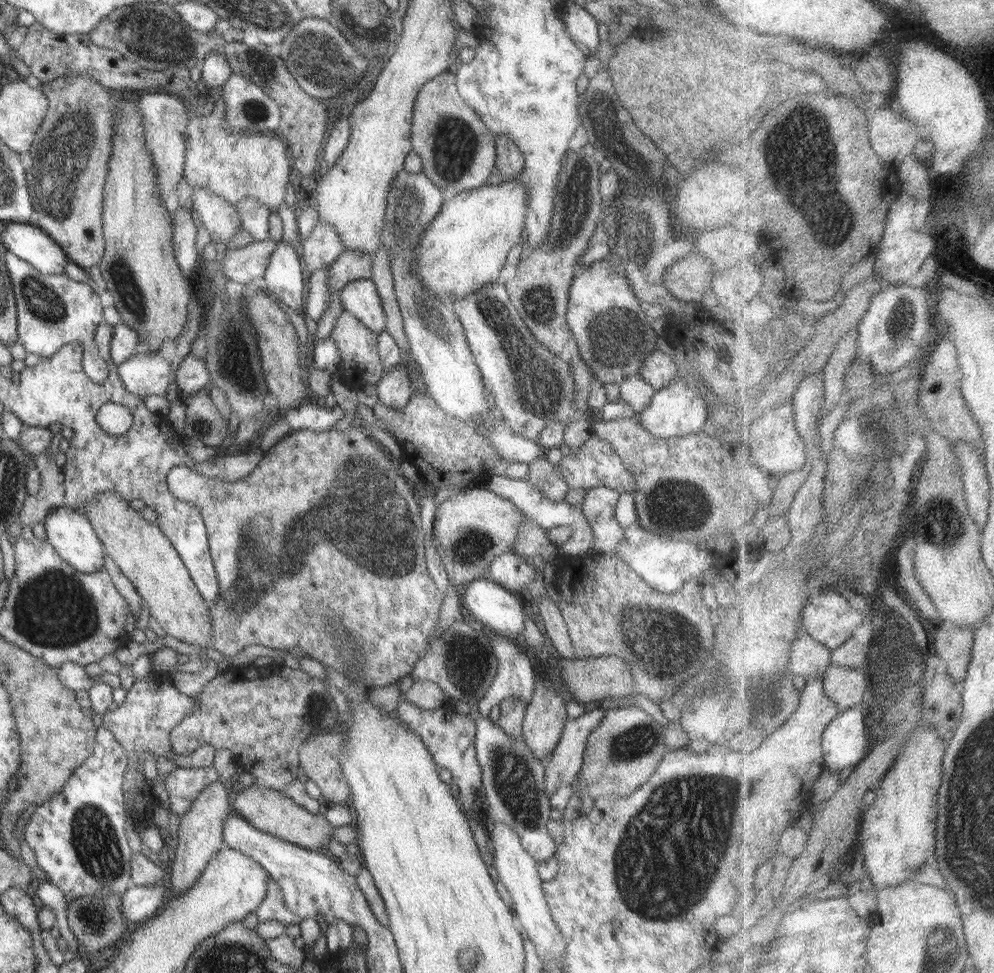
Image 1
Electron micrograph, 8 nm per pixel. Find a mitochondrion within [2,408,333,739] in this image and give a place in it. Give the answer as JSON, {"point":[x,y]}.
{"point":[53,611]}

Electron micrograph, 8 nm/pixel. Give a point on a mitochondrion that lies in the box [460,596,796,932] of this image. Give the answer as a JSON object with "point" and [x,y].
{"point":[704,807]}

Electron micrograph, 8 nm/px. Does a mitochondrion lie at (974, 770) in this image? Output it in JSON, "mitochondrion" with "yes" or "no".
{"mitochondrion":"yes"}

